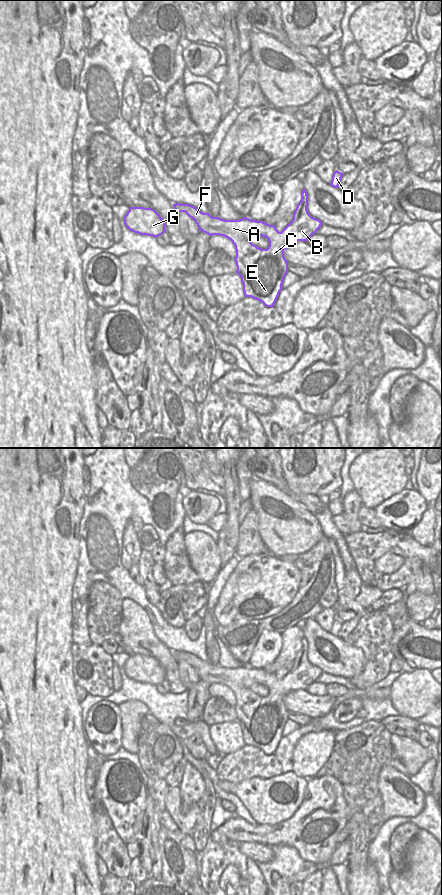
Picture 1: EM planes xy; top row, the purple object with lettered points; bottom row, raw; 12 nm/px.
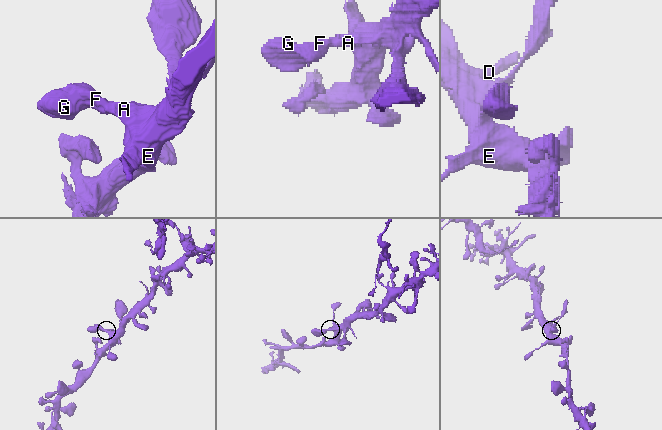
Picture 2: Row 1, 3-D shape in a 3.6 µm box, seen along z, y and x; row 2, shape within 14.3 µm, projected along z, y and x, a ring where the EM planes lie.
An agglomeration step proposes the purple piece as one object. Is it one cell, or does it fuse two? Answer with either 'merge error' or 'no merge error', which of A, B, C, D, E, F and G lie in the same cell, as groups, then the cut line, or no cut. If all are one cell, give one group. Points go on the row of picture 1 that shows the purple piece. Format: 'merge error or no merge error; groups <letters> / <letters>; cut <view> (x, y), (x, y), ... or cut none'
no merge error; groups A B C D E F G; cut none

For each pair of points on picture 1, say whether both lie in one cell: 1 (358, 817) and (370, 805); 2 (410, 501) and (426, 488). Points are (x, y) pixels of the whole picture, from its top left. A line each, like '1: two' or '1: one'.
1: one
2: two

